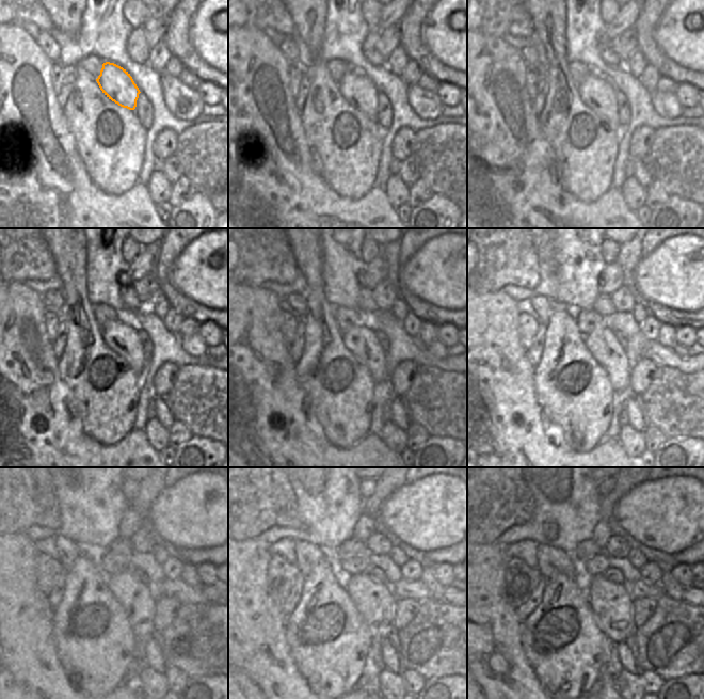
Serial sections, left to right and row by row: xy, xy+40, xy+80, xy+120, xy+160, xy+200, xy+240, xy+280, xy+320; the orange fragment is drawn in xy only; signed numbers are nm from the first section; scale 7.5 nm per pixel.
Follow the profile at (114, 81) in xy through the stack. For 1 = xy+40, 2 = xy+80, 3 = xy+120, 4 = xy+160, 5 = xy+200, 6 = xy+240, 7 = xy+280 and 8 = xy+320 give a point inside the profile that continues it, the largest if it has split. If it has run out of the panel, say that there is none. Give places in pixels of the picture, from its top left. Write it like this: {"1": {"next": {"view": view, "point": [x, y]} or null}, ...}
{"1": {"next": {"view": "xy+40", "point": [355, 88]}}, "2": {"next": {"view": "xy+80", "point": [595, 91]}}, "3": {"next": {"view": "xy+120", "point": [117, 335]}}, "4": {"next": {"view": "xy+160", "point": [361, 340]}}, "5": {"next": {"view": "xy+200", "point": [602, 344]}}, "6": {"next": {"view": "xy+240", "point": [134, 598]}}, "7": {"next": {"view": "xy+280", "point": [374, 601]}}, "8": {"next": {"view": "xy+320", "point": [612, 604]}}}

